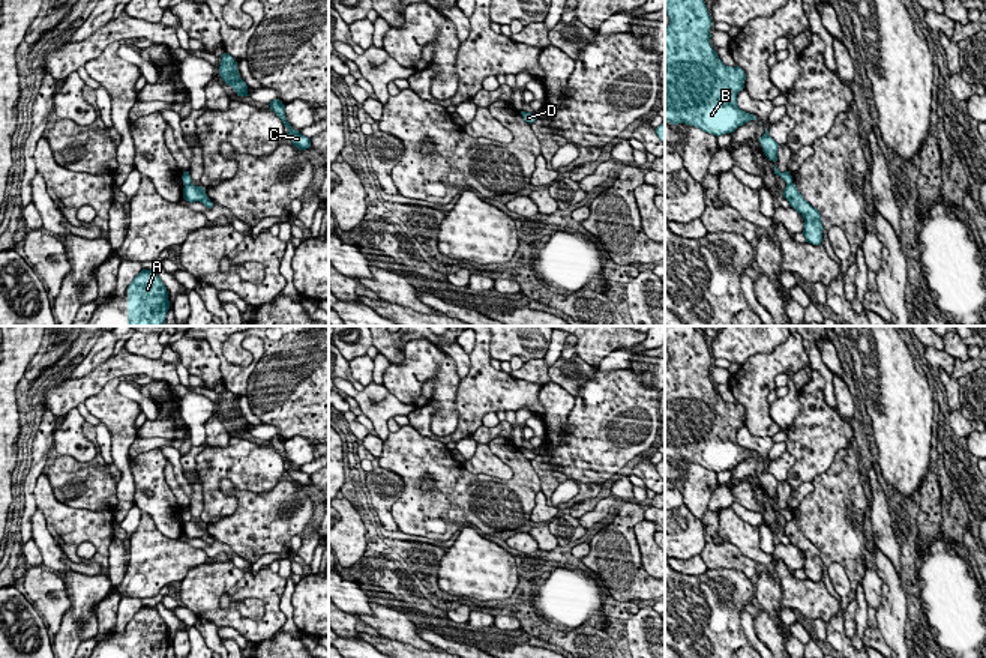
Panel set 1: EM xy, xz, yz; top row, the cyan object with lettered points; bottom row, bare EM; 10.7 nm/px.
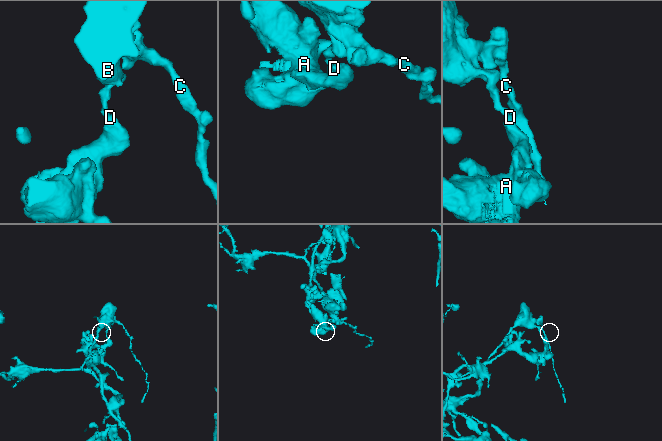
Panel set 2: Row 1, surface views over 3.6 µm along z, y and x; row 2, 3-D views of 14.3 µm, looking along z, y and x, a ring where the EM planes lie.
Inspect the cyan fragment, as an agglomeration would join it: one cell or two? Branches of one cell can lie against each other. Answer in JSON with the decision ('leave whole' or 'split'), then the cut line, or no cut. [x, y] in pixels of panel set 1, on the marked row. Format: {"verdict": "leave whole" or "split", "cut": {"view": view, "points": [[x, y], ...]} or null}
{"verdict": "split", "cut": {"view": "yz", "points": [[791, 182], [787, 185]]}}

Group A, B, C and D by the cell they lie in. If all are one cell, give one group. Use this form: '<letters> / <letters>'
A D / B C

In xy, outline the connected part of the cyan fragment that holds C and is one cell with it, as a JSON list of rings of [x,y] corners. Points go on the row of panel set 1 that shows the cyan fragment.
[[[273,99],[270,104],[270,110],[276,113],[276,116],[284,122],[284,126],[288,129],[287,135],[293,141],[293,144],[300,149],[306,150],[311,147],[311,140],[302,135],[299,131],[294,131],[291,125],[285,119],[285,105],[279,99]]]

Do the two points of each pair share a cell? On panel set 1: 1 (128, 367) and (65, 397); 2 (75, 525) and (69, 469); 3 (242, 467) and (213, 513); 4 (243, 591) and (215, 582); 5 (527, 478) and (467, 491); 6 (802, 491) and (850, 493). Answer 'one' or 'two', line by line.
1: one
2: two
3: one
4: one
5: one
6: two

